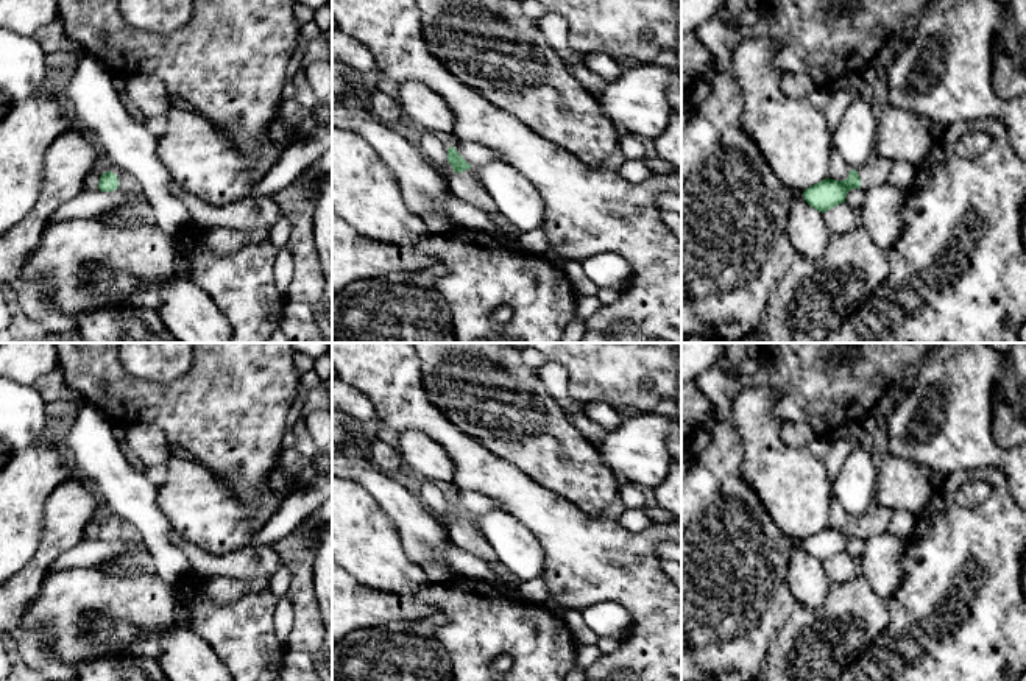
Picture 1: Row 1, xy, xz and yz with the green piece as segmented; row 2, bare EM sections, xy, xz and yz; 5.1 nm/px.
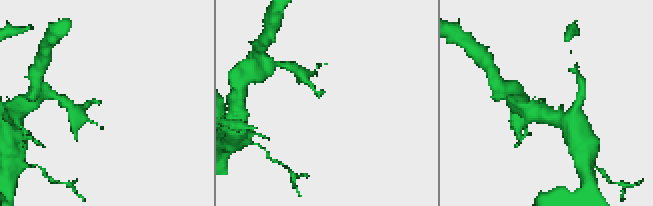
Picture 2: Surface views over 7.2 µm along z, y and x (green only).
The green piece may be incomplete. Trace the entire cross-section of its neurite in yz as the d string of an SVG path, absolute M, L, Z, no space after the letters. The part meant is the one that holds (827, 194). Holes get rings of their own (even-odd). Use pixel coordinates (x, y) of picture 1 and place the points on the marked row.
M875 156L858 170L850 170L845 181L823 179L803 192L806 203L819 212L826 212L845 203L847 193L853 189L867 190L887 182L893 161Z

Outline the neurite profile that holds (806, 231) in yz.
M792 189L786 232L797 256L803 260L820 260L825 256L830 232L822 212L806 203L803 192Z

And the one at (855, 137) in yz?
M859 94L833 132L833 148L851 170L858 170L876 156L876 131L878 120L873 117L872 103Z

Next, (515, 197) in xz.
M504 161L471 167L477 181L493 198L497 210L519 231L540 229L544 203L535 185Z

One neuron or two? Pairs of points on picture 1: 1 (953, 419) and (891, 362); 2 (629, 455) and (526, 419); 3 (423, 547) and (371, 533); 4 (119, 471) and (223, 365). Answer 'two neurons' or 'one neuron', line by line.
1: two neurons
2: two neurons
3: two neurons
4: two neurons

